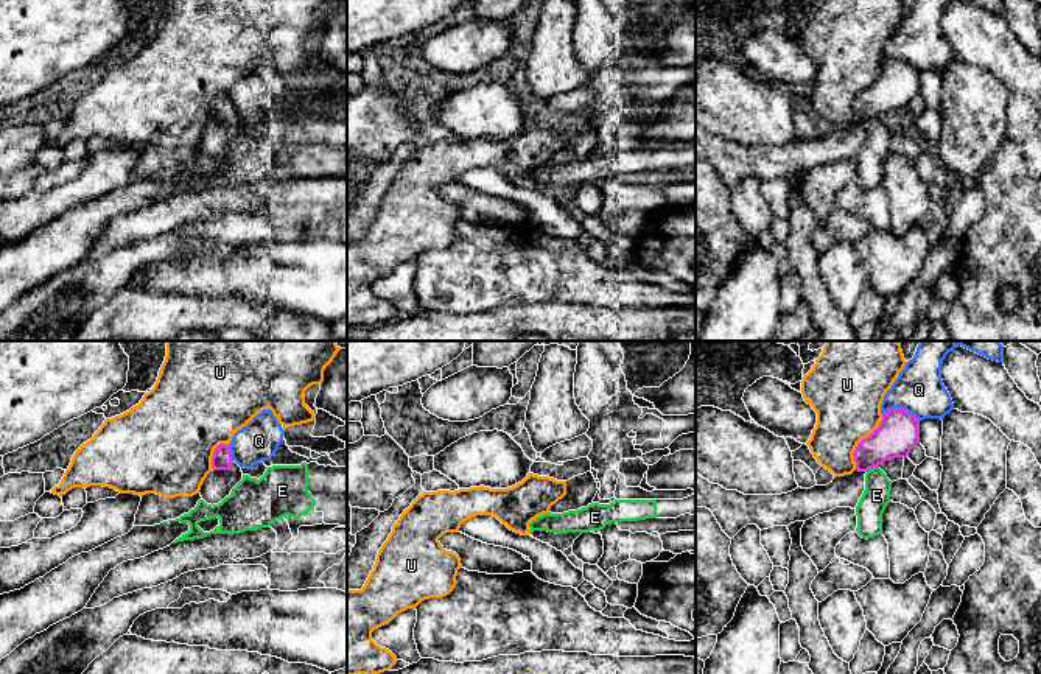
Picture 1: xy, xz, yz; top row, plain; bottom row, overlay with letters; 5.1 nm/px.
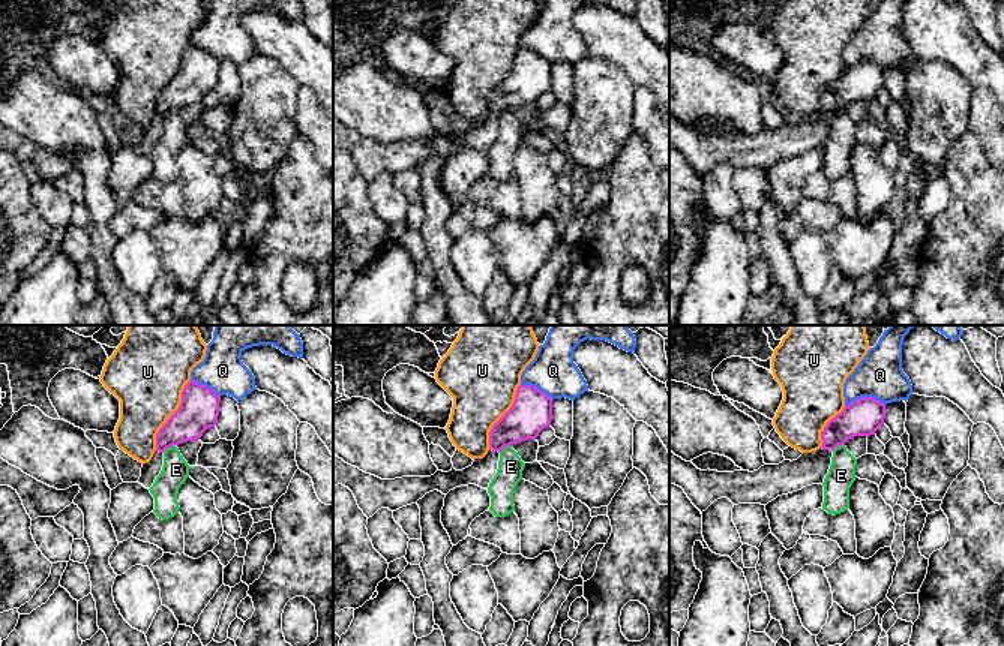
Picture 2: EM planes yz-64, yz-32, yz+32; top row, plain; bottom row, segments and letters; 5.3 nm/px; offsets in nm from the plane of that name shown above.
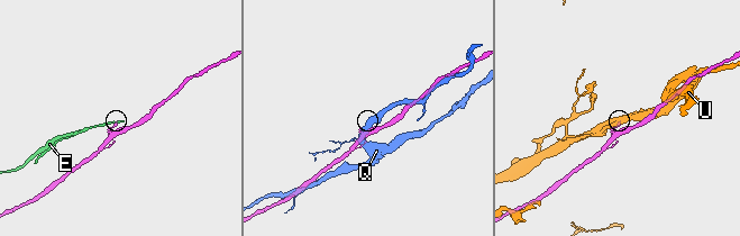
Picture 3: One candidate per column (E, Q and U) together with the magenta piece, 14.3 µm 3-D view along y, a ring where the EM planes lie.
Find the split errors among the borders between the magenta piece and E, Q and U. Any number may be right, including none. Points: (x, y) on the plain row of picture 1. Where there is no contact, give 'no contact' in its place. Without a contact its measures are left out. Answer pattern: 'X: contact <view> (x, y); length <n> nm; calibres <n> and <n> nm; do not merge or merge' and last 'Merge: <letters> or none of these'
E: contact yz (872, 119); length 70 nm; calibres 220 and 140 nm; do not merge
Q: contact yz (900, 59); length 200 nm; calibres 220 and 260 nm; do not merge
U: contact yz (859, 94); length 320 nm; calibres 220 and 360 nm; do not merge
Merge: none of these

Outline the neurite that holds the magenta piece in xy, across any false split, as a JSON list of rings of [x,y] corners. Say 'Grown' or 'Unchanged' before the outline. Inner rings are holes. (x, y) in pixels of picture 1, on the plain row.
Grown. [[[219,95],[212,109],[215,120],[201,137],[201,148],[207,156],[218,156],[230,146],[232,140],[243,131],[241,118],[232,111],[230,98]]]

